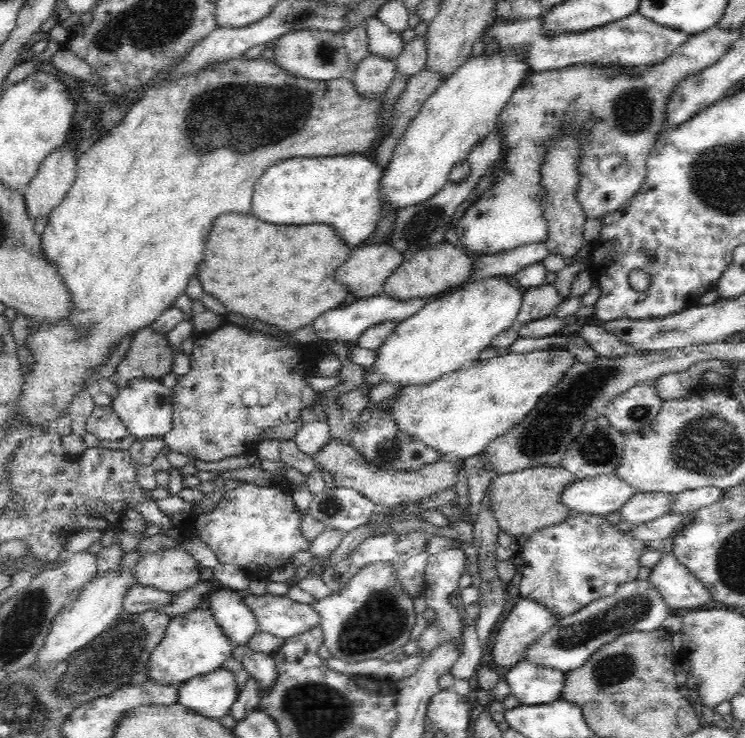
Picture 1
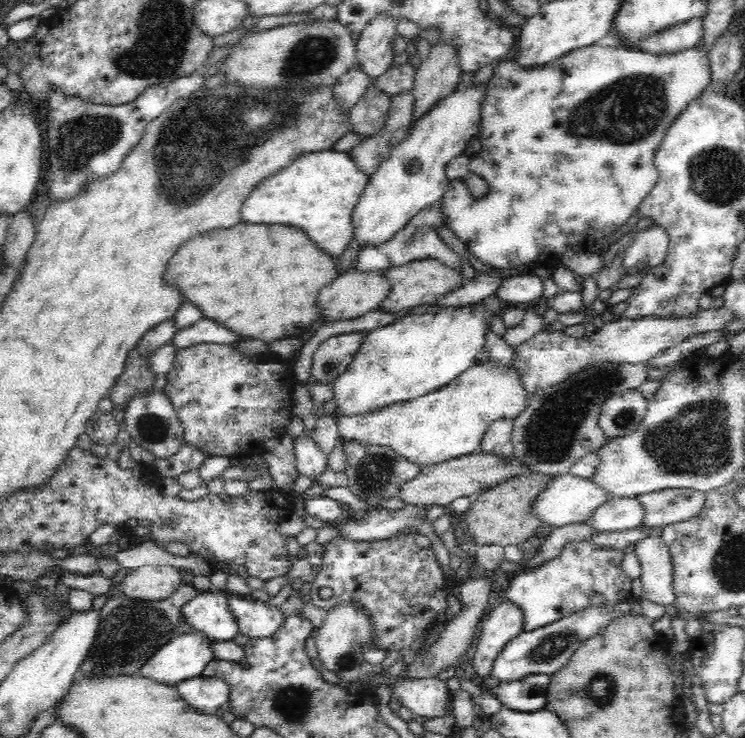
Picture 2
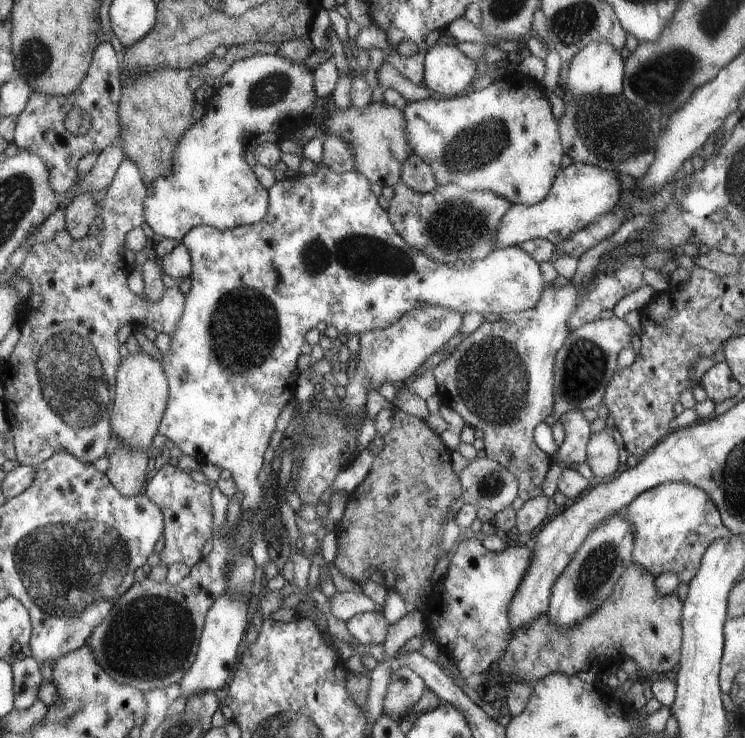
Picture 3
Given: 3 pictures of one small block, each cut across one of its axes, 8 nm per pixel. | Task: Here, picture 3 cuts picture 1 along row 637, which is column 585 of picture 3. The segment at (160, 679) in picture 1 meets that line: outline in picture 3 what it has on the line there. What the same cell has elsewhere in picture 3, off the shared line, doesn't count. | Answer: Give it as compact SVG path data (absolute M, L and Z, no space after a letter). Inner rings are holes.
M573 162L559 170L543 200L533 205L511 205L499 220L499 228L495 228L493 250L520 245L529 239L543 239L557 246L593 220L599 220L605 212L611 212L622 191L615 172L607 172L593 164Z

